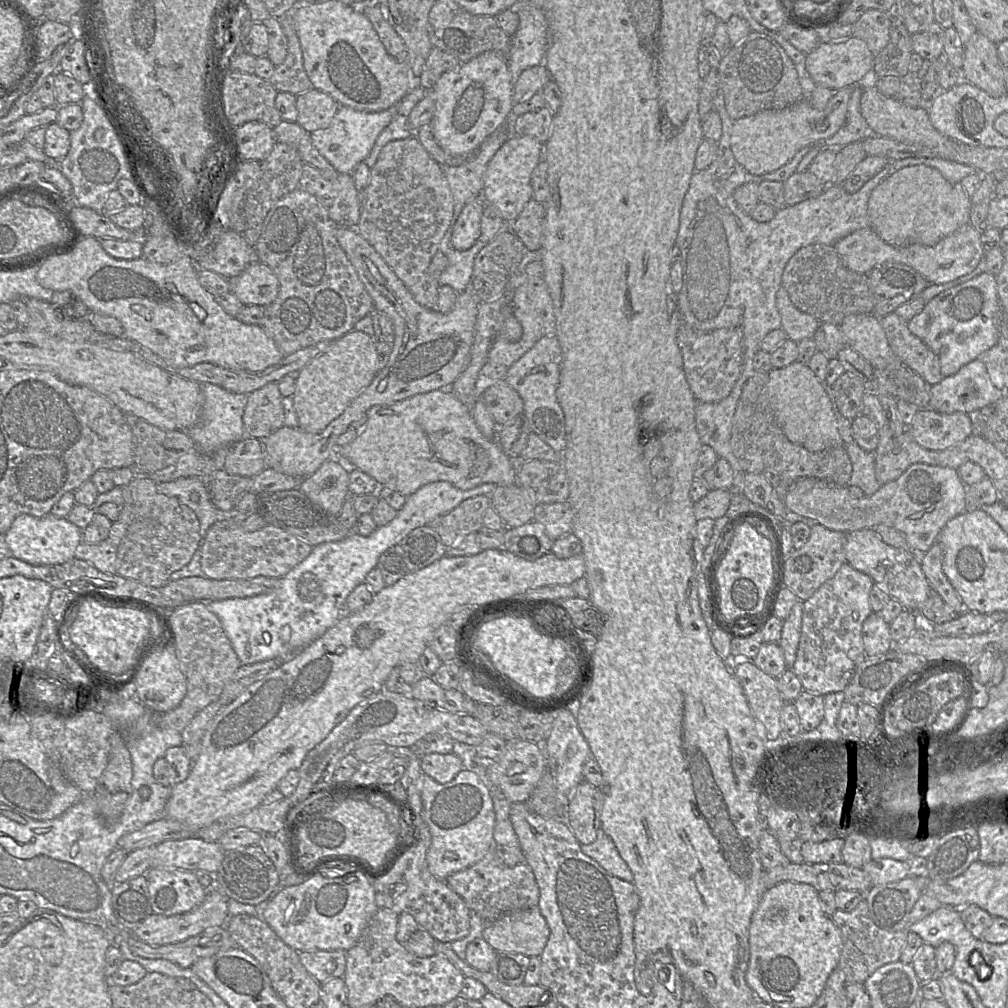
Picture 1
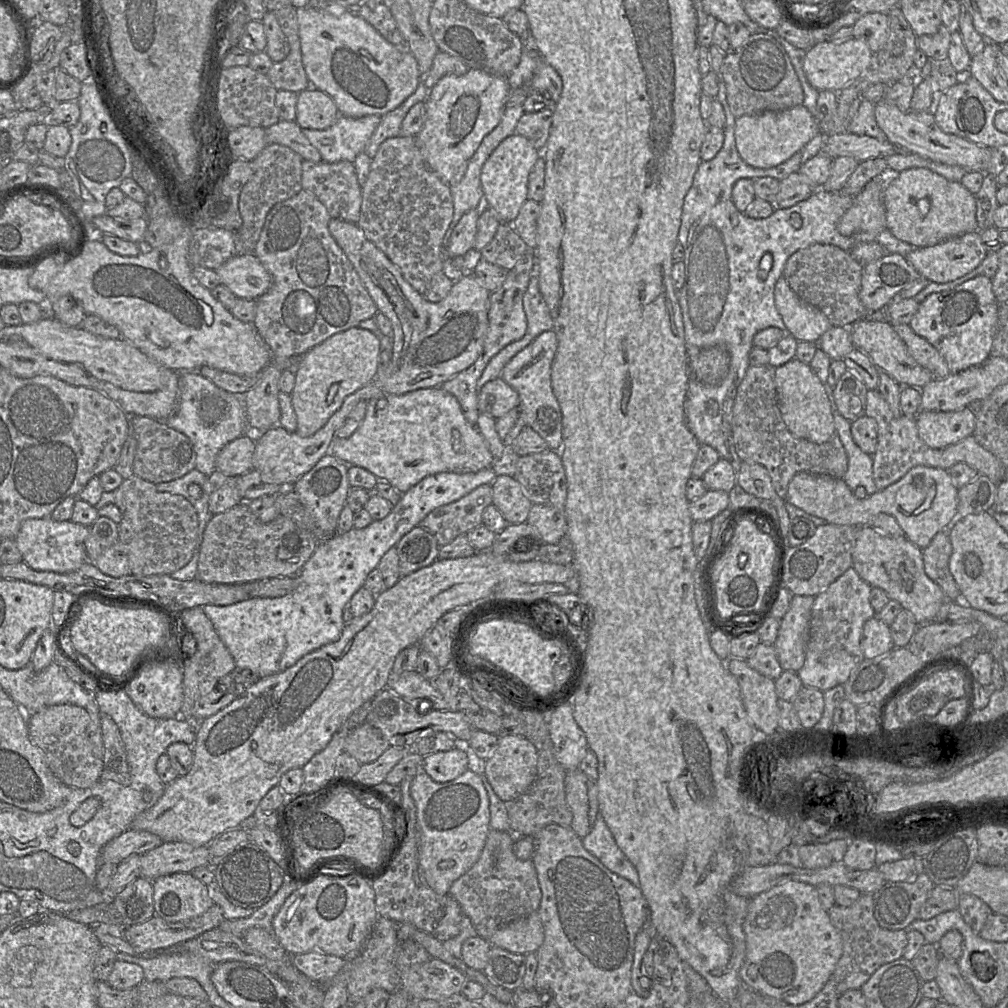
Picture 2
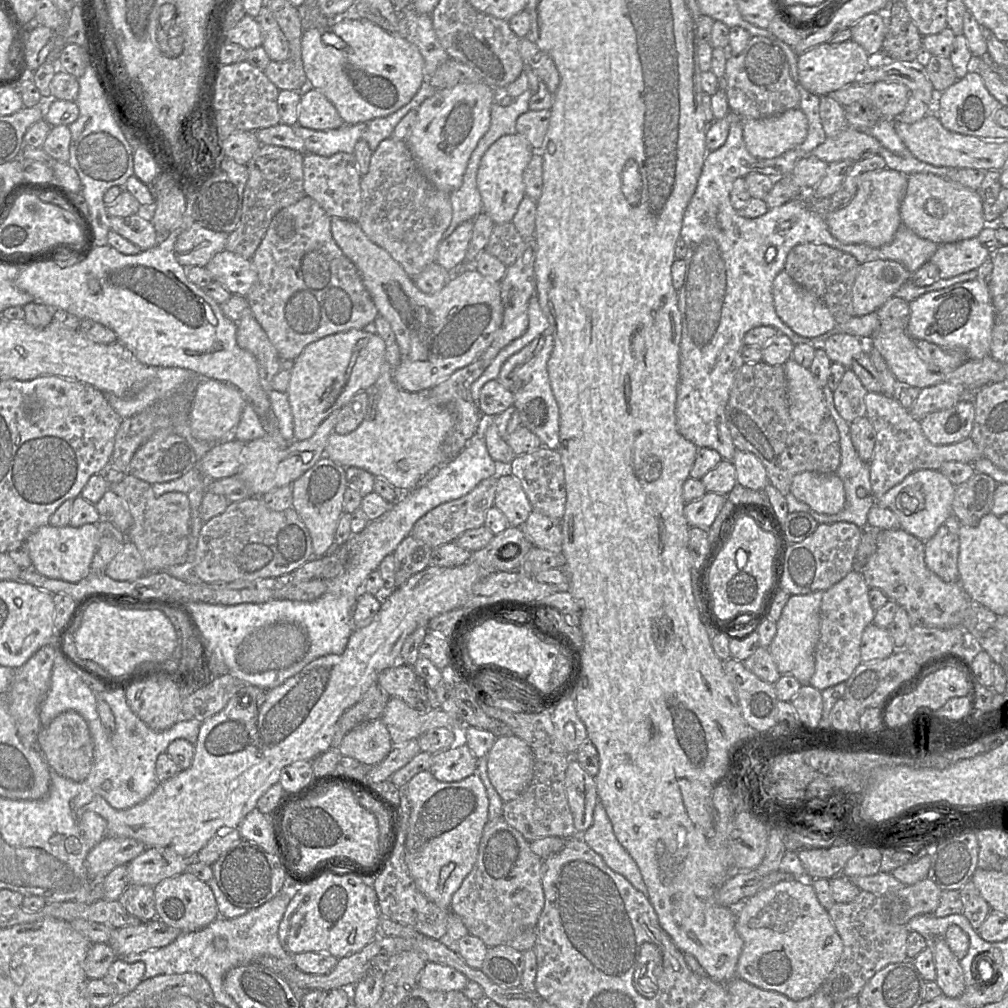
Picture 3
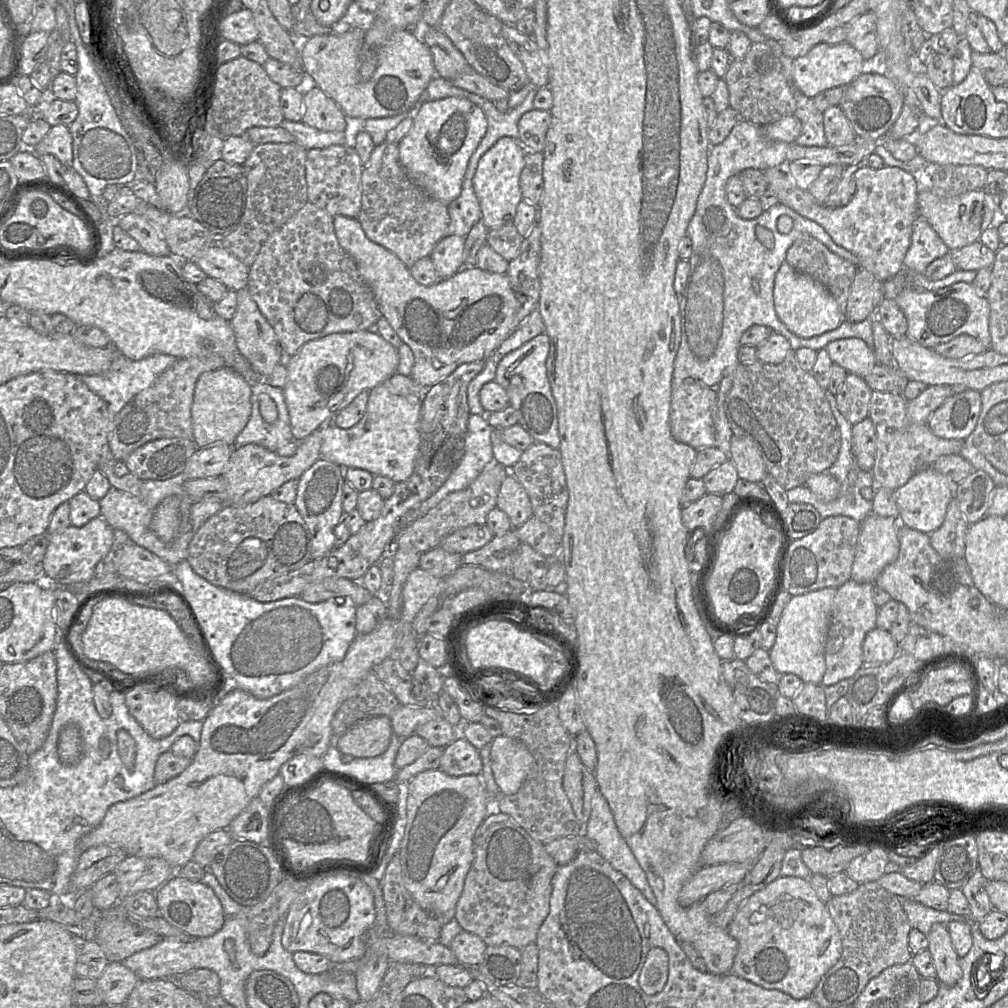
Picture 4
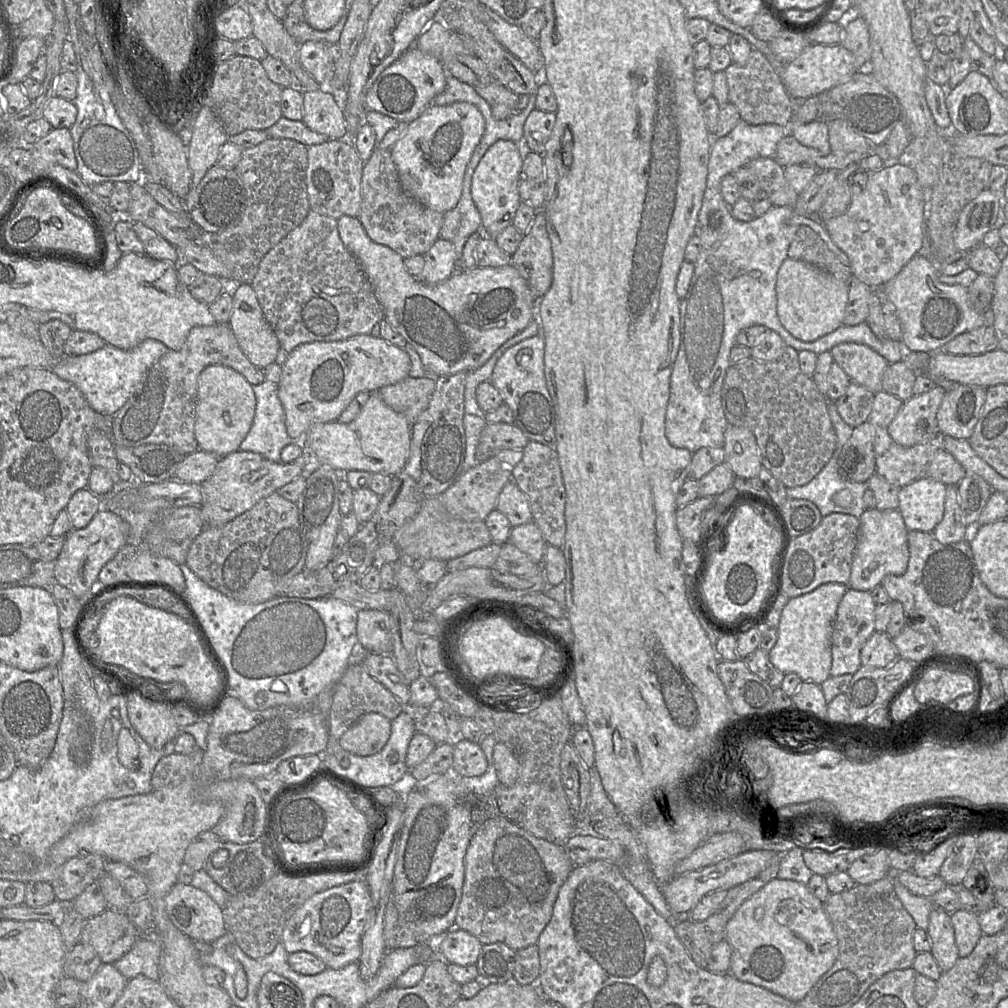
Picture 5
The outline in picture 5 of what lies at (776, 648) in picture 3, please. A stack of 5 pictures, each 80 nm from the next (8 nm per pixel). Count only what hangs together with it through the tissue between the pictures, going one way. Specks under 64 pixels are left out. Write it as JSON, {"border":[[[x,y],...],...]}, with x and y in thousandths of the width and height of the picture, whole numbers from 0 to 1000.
{"border":[[[829,577],[814,579],[805,587],[783,593],[776,604],[771,635],[762,648],[765,659],[775,668],[790,669],[797,677],[814,680],[823,672],[824,631],[829,606],[841,580]]]}

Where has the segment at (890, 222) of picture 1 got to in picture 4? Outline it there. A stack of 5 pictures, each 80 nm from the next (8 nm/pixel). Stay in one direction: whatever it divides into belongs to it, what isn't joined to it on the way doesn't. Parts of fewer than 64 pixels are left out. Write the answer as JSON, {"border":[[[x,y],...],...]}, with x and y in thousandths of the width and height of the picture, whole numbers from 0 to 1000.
{"border":[[[914,188],[910,194],[911,213],[916,214],[943,247],[951,247],[971,238],[982,224],[987,211],[987,201],[975,188],[960,189],[942,196],[933,196],[924,188]]]}

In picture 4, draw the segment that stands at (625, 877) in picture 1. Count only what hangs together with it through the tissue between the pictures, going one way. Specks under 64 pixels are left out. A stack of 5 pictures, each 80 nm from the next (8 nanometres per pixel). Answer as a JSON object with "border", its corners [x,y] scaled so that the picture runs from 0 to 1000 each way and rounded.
{"border":[[[592,784],[586,795],[586,806],[583,815],[578,820],[578,827],[590,836],[590,844],[595,847],[610,863],[617,866],[636,884],[639,890],[651,900],[652,892],[642,873],[642,869],[621,834],[615,828],[607,806],[598,789]]]}

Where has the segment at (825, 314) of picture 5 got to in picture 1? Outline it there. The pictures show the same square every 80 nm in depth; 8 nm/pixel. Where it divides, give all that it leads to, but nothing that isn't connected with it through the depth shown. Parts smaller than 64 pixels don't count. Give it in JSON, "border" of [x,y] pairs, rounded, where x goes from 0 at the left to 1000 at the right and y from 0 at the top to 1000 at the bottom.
{"border":[[[775,284],[770,292],[770,304],[775,314],[775,325],[779,328],[781,335],[794,339],[805,335],[813,322],[809,314],[795,310],[785,300],[782,290]]]}

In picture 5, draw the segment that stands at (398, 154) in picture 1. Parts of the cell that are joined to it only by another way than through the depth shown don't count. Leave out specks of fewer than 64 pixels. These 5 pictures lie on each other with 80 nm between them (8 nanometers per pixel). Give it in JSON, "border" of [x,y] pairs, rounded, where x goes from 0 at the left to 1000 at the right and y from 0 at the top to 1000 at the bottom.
{"border":[[[373,146],[361,162],[355,211],[355,217],[368,238],[385,244],[401,257],[420,253],[436,236],[439,215],[440,211],[423,205],[400,189],[388,148]]]}

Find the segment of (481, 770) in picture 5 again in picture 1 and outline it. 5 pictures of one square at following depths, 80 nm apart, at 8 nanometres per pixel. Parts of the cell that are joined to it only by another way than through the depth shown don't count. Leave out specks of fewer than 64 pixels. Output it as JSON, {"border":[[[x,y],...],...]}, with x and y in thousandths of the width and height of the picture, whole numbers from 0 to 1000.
{"border":[[[428,747],[419,750],[417,762],[421,768],[436,778],[447,776],[460,763],[457,752],[450,747]]]}

